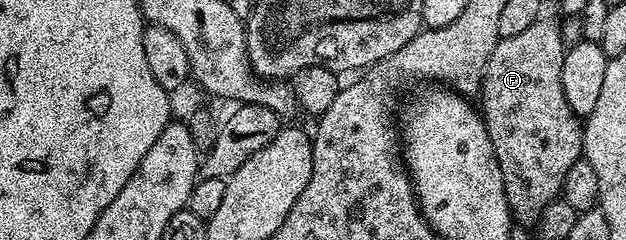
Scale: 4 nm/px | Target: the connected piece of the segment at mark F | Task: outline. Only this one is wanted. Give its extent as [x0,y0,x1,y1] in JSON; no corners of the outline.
[481,17,583,224]

